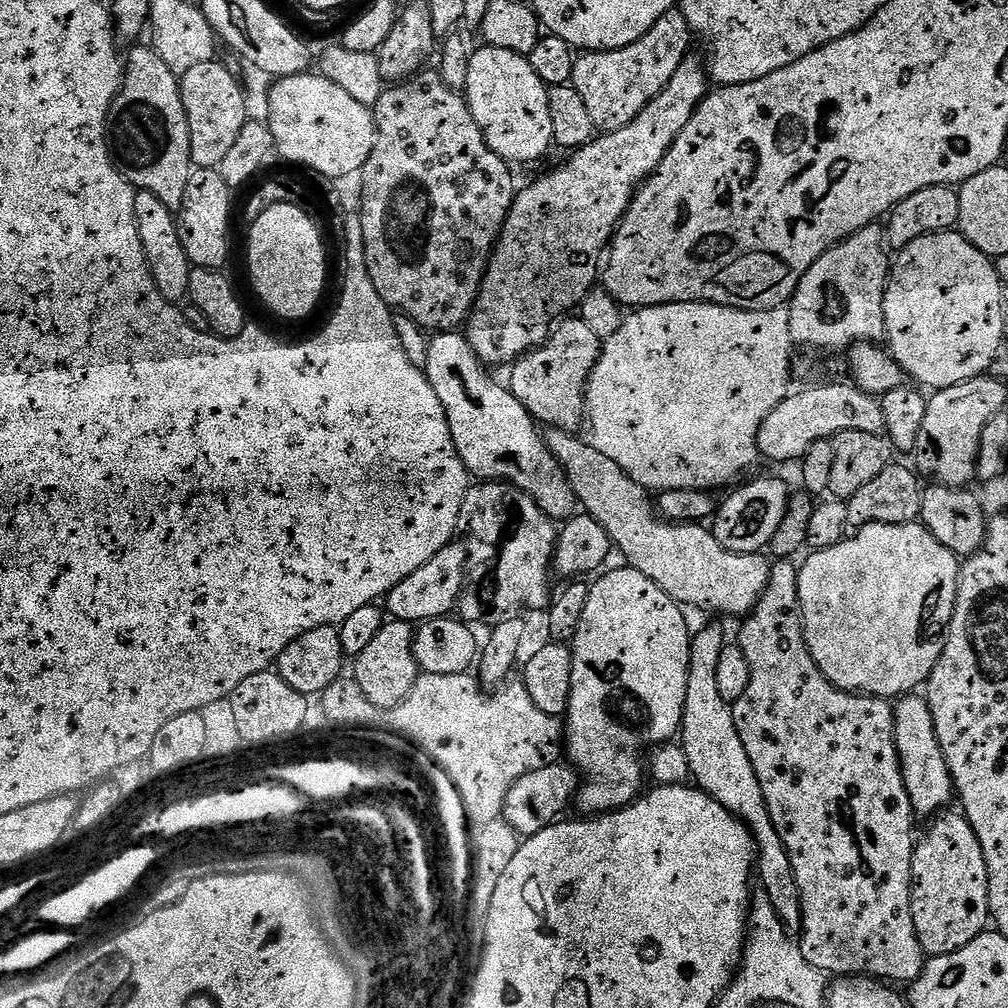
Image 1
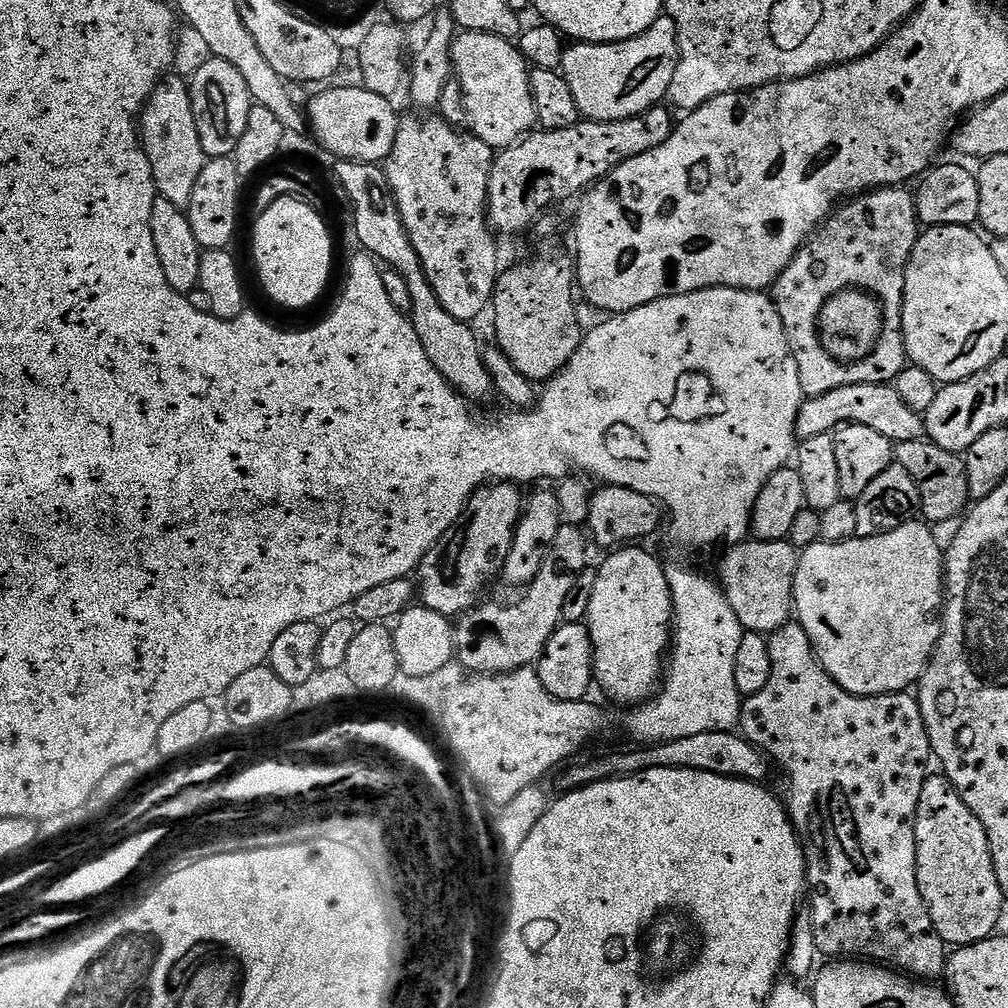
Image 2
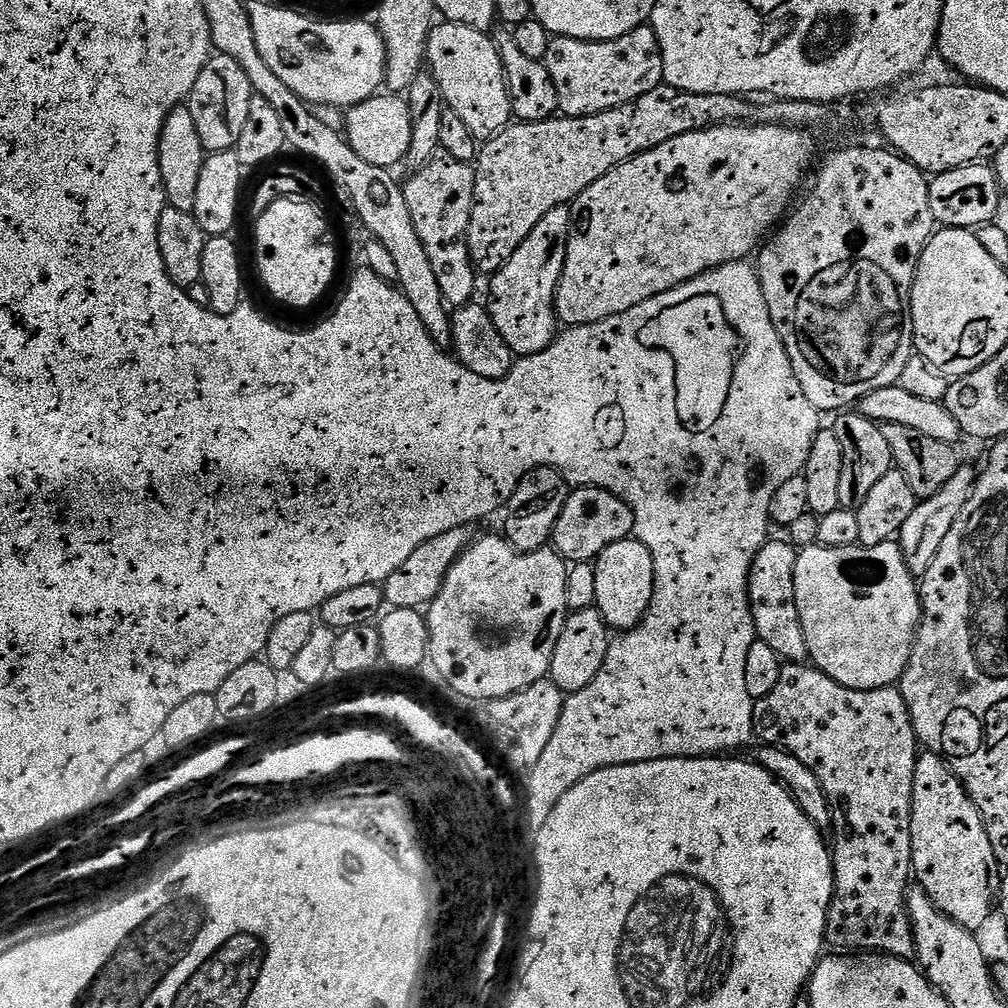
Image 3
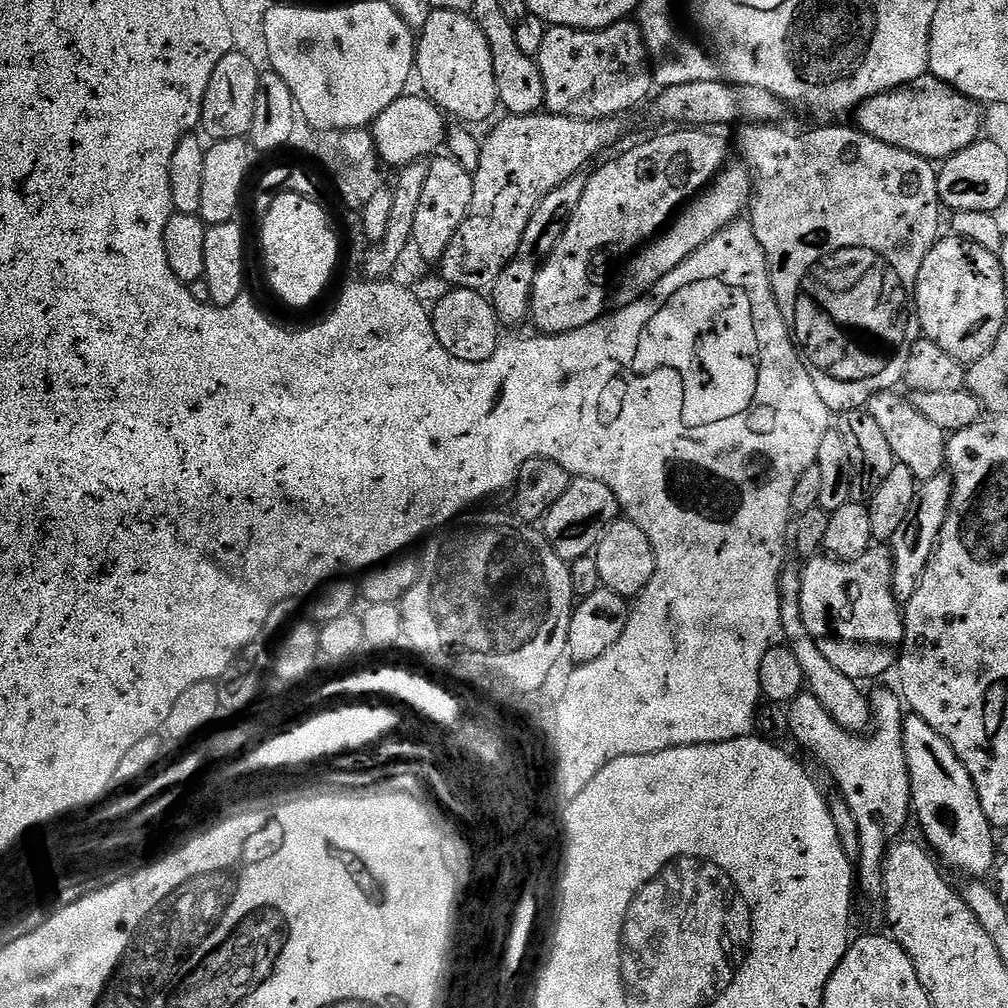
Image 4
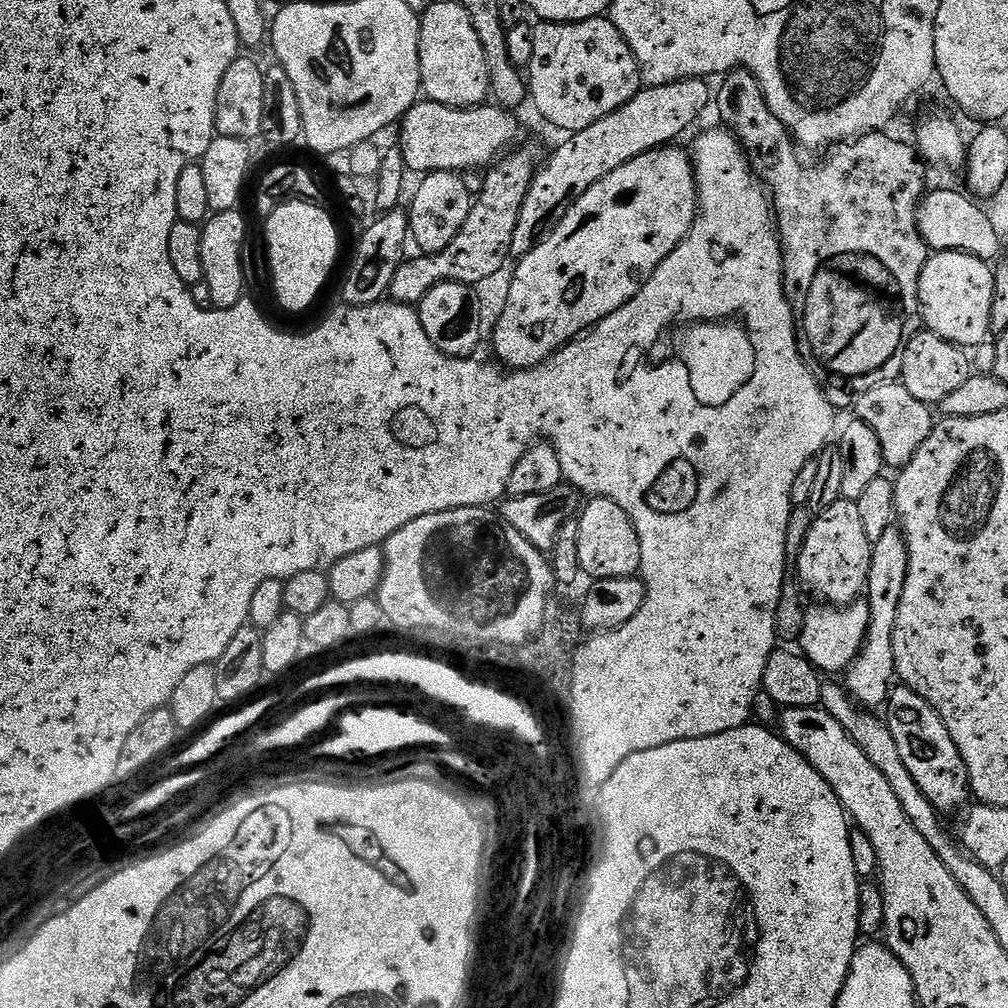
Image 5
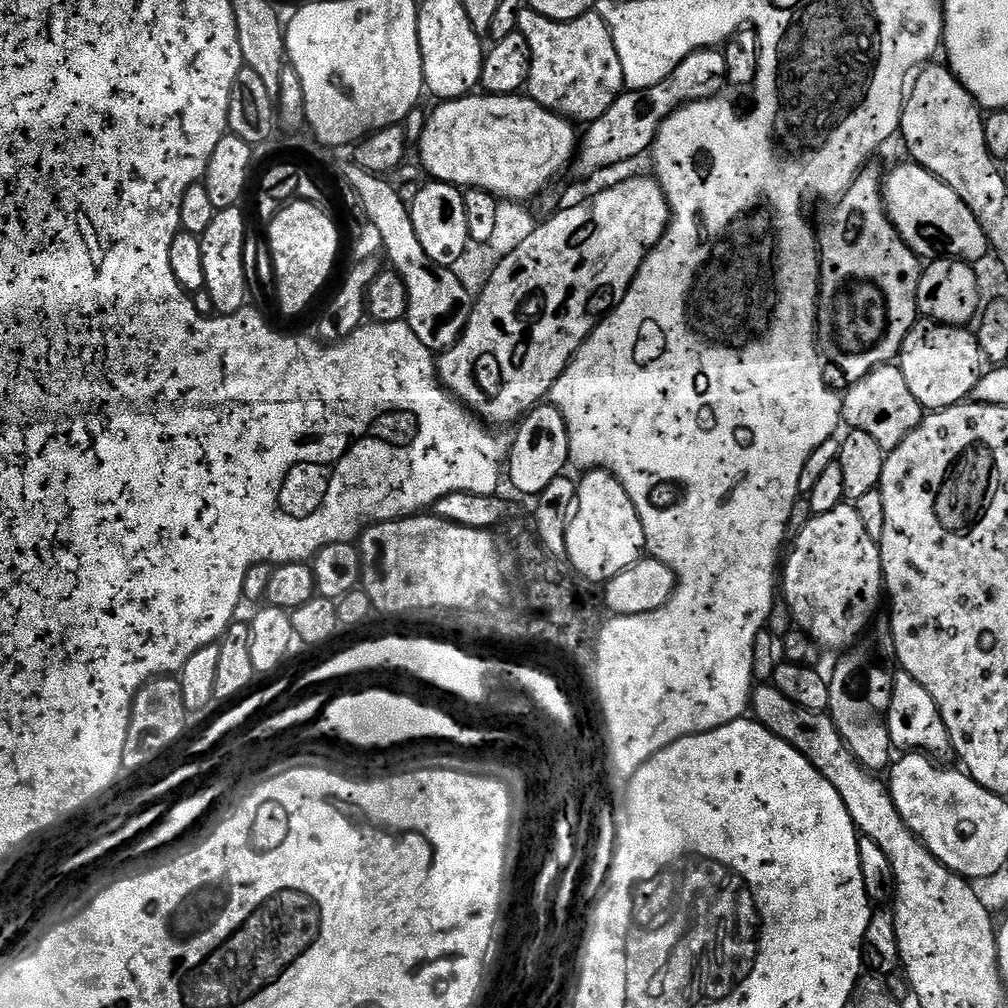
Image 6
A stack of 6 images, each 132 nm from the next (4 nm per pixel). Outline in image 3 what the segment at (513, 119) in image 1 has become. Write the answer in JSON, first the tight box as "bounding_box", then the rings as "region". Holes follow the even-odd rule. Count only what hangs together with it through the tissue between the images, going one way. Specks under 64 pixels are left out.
{"bounding_box":[426,23,513,142],"region":[[[437,23],[428,36],[426,68],[442,90],[442,98],[447,111],[458,114],[458,118],[462,118],[462,122],[466,122],[470,134],[474,134],[477,141],[487,142],[493,136],[497,136],[502,129],[508,127],[513,119],[508,83],[504,77],[500,49],[496,47],[495,39],[488,32],[479,32],[470,26],[461,24]]]}

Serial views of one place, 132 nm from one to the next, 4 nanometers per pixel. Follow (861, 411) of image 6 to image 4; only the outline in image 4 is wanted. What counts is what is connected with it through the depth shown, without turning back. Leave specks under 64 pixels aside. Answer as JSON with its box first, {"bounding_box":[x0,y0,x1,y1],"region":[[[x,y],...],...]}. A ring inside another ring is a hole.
{"bounding_box":[866,391,948,482],"region":[[[899,391],[879,392],[868,399],[866,410],[878,426],[882,426],[882,434],[886,434],[886,442],[890,442],[890,450],[896,455],[898,463],[906,466],[917,481],[923,482],[934,478],[945,471],[948,463],[948,436],[934,422],[929,422],[924,415],[918,414],[907,399],[899,396]]]}

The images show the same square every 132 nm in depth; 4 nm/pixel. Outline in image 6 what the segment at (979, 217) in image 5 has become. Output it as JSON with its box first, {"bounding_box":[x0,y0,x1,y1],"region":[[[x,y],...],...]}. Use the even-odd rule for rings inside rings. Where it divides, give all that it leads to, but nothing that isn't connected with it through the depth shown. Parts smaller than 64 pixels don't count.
{"bounding_box":[882,162,989,262],"region":[[[907,162],[900,164],[892,173],[885,175],[882,180],[882,191],[884,194],[884,204],[888,208],[888,216],[892,219],[893,226],[898,230],[898,234],[910,246],[910,250],[925,261],[931,262],[941,258],[946,260],[962,260],[965,262],[977,262],[984,255],[989,255],[988,239],[978,226],[978,218],[970,214],[966,202],[950,190],[932,172],[927,172],[921,164]]]}

